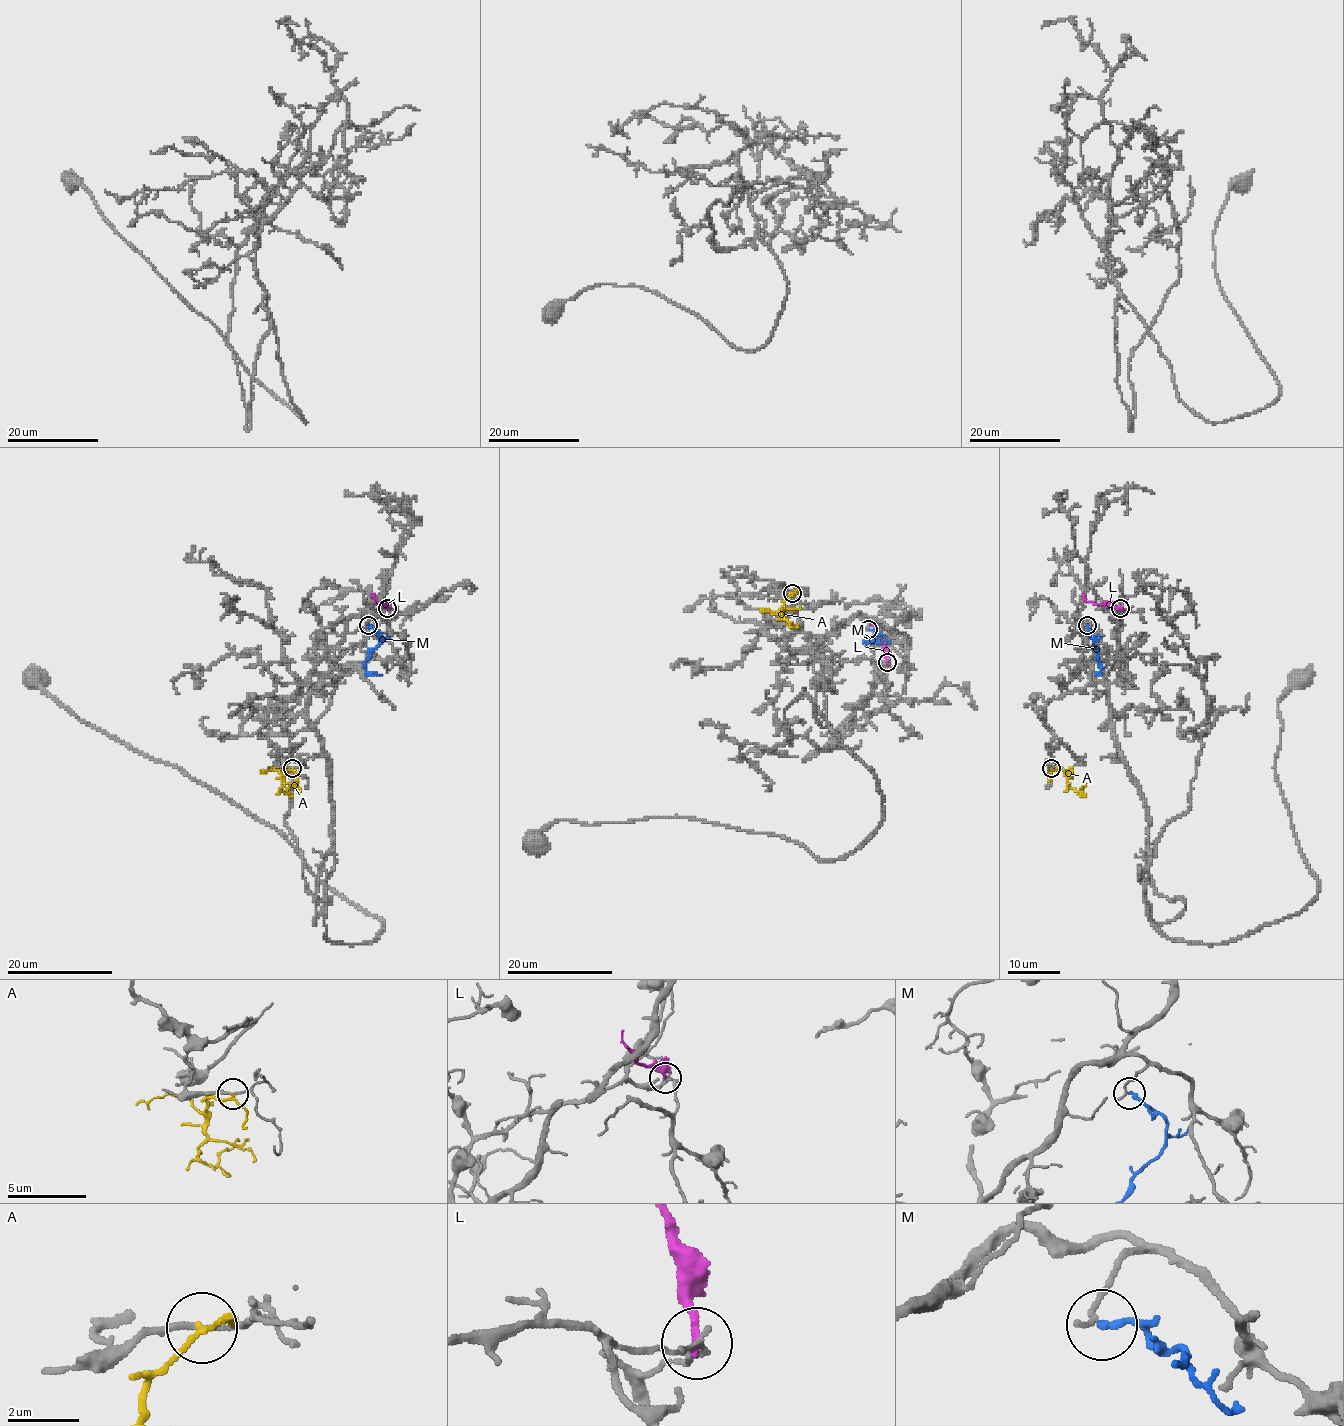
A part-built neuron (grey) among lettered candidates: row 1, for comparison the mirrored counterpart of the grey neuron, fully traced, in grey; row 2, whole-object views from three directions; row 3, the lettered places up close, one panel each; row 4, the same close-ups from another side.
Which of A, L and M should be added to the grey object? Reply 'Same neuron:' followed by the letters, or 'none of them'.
Same neuron: none of them

